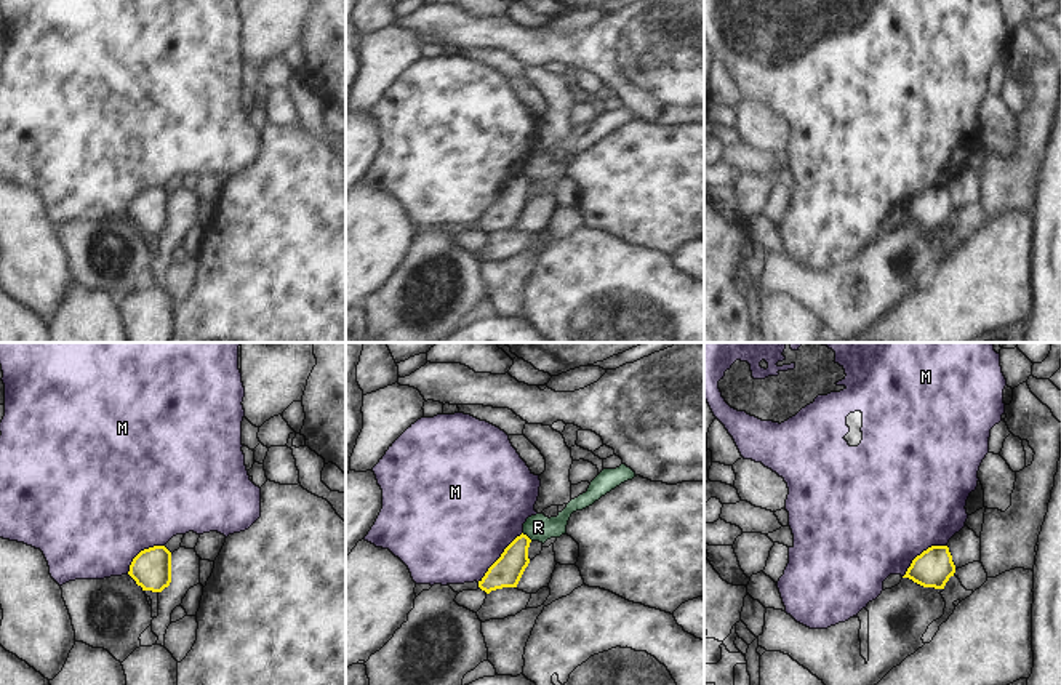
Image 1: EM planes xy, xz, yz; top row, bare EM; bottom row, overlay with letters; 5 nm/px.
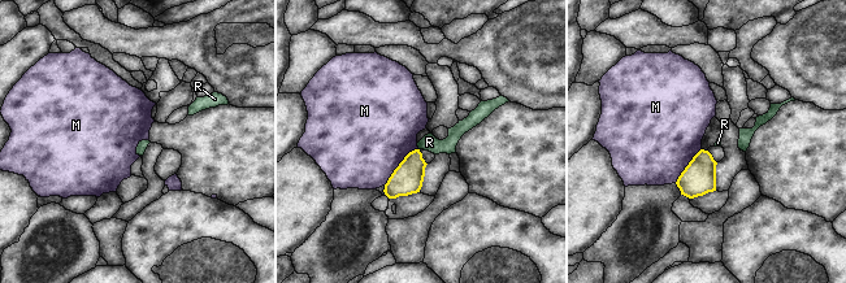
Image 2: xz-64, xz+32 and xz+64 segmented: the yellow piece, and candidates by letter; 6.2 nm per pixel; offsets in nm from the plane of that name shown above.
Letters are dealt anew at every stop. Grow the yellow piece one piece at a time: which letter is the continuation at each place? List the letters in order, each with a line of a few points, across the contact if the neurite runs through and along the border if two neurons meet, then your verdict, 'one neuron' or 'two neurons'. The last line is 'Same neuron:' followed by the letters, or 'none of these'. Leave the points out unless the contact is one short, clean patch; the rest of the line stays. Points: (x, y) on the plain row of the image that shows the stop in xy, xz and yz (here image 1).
M: line xz (522, 173), (477, 223); two neurons
R: line xz (522, 175), (532, 181); two neurons
Same neuron: none of these

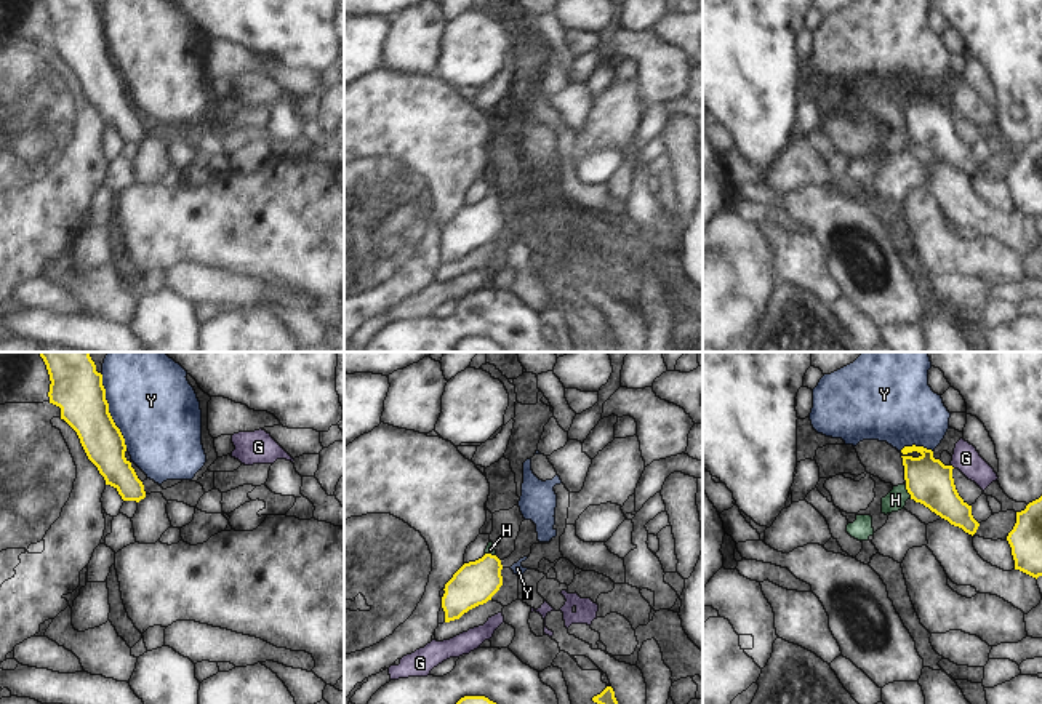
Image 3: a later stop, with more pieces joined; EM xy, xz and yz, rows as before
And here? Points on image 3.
G: two neurons
H: line yz (929, 124), (908, 133), (895, 141); one neuron
Y: two neurons
Same neuron: H

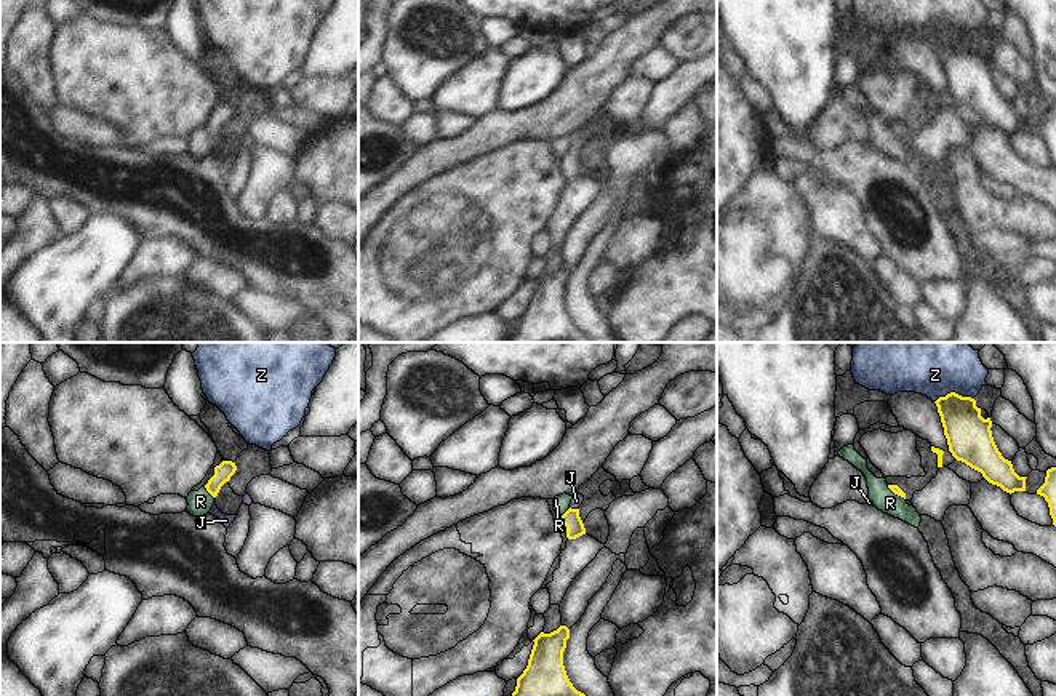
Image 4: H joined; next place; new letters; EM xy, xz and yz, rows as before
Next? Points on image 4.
J: line xz (575, 168), (575, 151), (576, 143); one neuron
R: line xy (204, 128), (213, 140); two neurons
Z: two neurons
Same neuron: J

